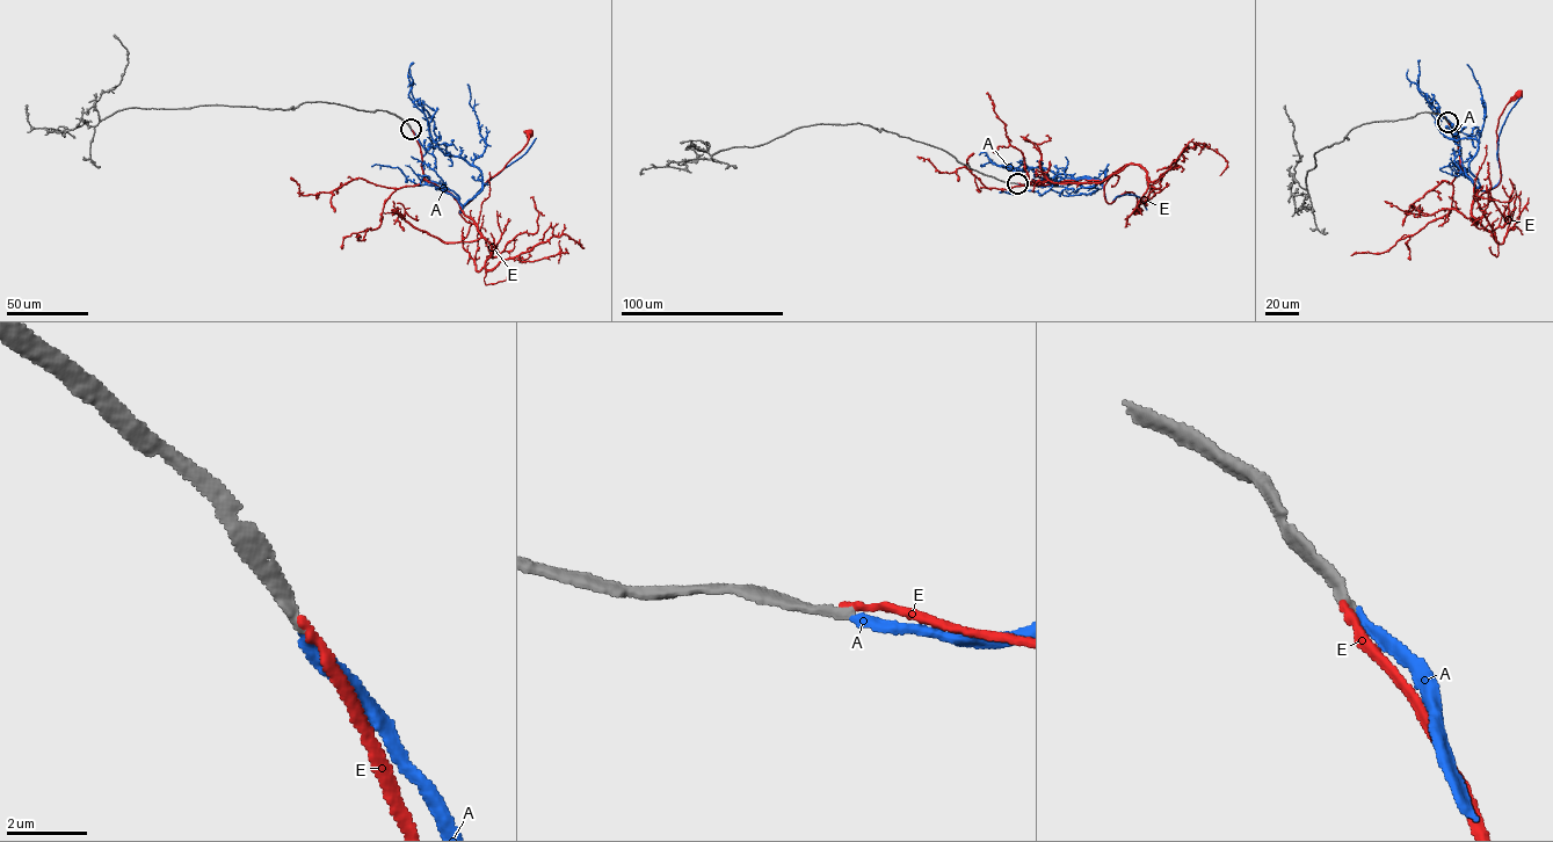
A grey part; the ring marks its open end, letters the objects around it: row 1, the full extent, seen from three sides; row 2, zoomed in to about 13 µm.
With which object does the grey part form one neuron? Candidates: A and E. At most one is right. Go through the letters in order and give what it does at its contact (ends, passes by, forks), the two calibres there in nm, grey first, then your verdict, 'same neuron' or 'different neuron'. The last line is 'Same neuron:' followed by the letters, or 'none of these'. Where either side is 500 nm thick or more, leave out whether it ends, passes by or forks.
A: it ends | 240/240 nm | same neuron
E: it ends | 280/180 nm | different neuron
Same neuron: A

